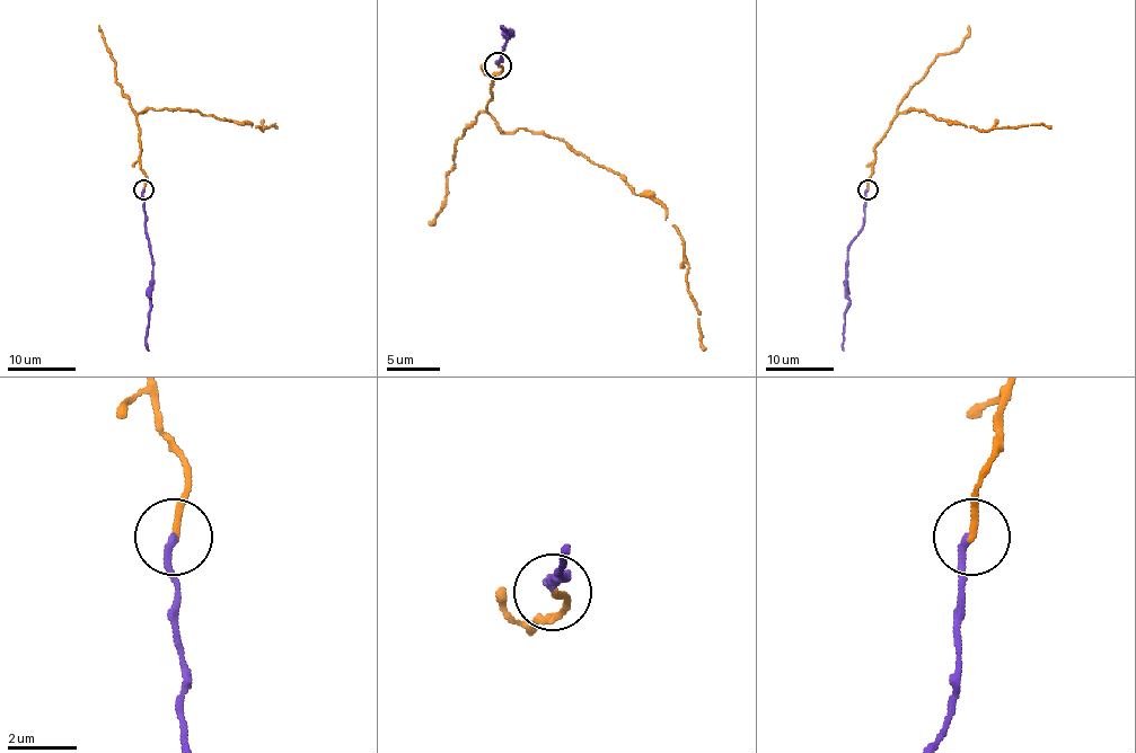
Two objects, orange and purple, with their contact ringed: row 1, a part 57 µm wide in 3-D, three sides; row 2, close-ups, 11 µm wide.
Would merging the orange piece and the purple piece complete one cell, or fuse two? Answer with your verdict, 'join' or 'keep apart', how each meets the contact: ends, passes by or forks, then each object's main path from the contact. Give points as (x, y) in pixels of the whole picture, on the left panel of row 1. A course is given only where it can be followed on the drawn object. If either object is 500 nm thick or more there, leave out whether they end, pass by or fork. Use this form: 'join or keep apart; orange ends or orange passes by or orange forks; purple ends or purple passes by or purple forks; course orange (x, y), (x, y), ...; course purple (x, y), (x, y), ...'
join; orange ends; purple ends; course orange (143, 191), (137, 115), (149, 108), (199, 109), (262, 131), (274, 124), (275, 129); course purple (143, 191), (150, 251), (150, 307), (146, 337), (149, 350)

